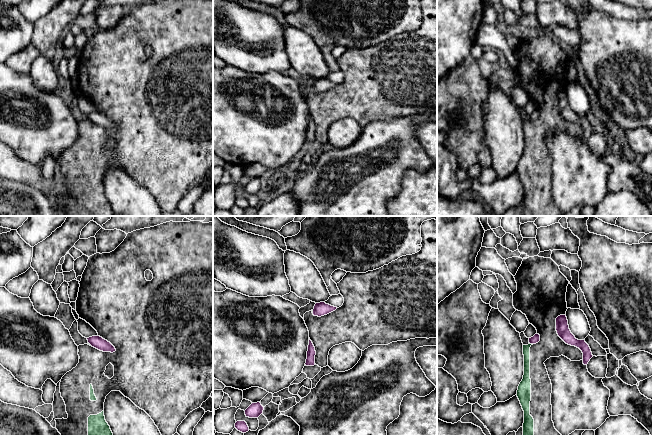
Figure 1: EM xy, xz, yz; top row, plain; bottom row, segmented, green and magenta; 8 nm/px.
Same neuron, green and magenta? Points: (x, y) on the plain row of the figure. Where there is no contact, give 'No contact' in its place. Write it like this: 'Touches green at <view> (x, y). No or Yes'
Touches green at yz (531, 120). No

